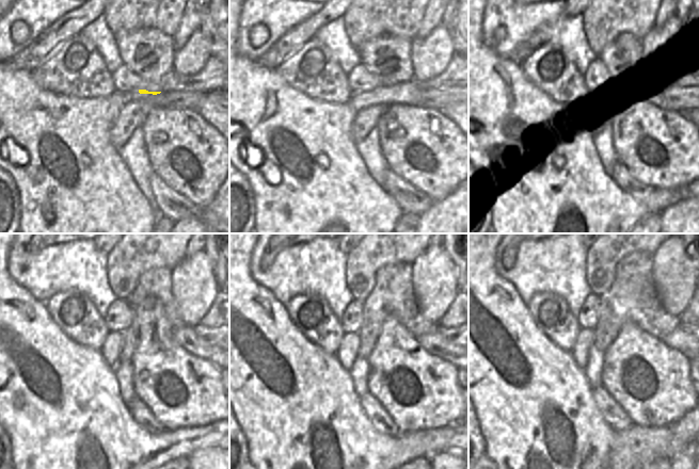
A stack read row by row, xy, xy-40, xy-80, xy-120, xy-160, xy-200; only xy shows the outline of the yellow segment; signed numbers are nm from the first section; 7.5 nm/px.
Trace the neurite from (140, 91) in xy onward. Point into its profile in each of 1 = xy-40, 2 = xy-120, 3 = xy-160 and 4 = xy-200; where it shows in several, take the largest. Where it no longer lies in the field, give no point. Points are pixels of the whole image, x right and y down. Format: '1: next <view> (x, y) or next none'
1: next xy-40 (409, 93)
2: next xy-120 (184, 336)
3: next xy-160 (435, 343)
4: next xy-200 (681, 339)

